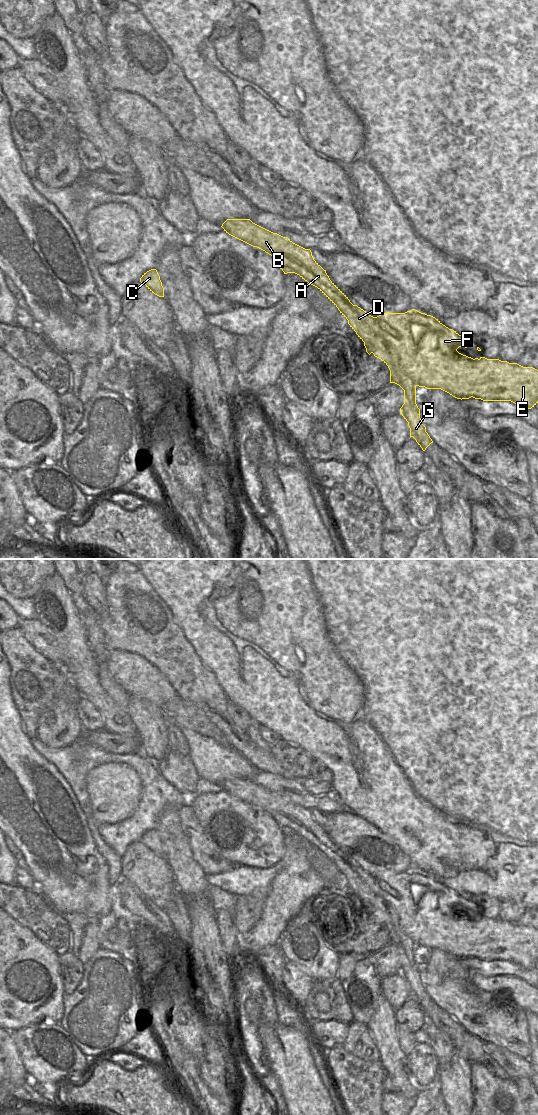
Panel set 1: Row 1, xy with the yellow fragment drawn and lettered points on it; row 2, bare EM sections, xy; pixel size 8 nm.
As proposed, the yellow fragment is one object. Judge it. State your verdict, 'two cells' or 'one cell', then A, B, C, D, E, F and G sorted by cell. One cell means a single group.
two cells; groups A B D G / C E F

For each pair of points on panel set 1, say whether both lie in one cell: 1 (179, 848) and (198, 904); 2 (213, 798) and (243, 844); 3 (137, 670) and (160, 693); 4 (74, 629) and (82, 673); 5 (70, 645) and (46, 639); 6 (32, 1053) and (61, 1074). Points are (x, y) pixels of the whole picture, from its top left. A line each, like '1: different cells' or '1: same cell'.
1: same cell
2: same cell
3: same cell
4: same cell
5: different cells
6: same cell

